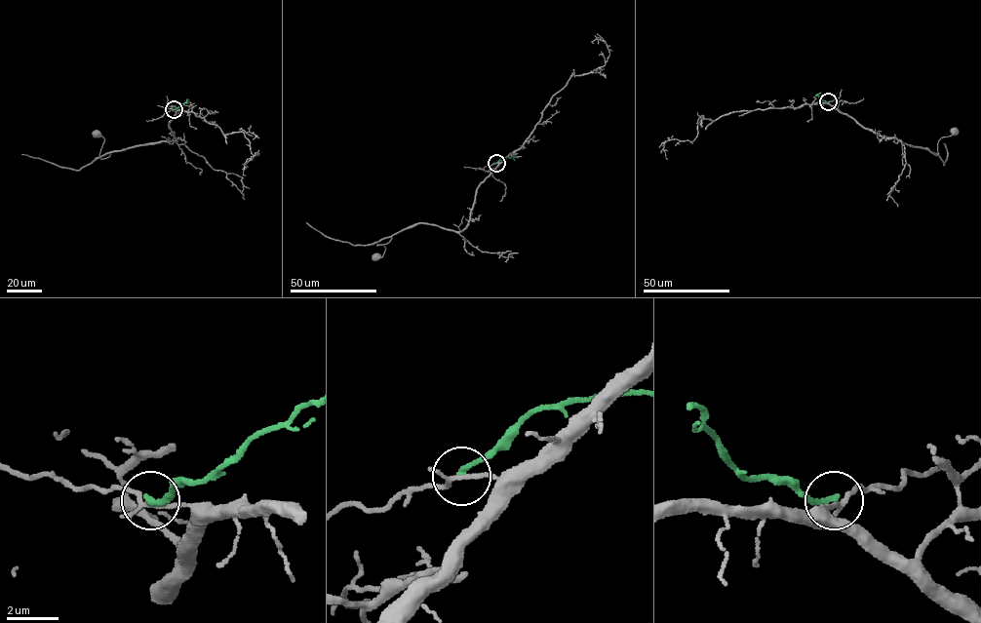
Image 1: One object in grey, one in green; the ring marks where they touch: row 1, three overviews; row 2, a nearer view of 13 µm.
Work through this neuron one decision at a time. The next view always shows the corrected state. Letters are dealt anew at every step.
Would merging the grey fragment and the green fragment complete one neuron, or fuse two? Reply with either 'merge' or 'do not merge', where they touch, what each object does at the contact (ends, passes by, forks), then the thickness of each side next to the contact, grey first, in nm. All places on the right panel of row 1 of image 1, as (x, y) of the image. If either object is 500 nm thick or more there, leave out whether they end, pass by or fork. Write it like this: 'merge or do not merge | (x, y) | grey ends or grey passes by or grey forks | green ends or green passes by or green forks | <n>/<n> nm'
do not merge | (828, 101) | grey forks | green ends | 150/240 nm

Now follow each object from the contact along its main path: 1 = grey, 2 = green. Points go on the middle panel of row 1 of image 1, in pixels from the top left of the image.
1: (495, 163), (478, 187), (464, 228), (409, 226), (376, 245), (385, 249), (376, 257)
2: (496, 163), (504, 158), (514, 157), (515, 160)

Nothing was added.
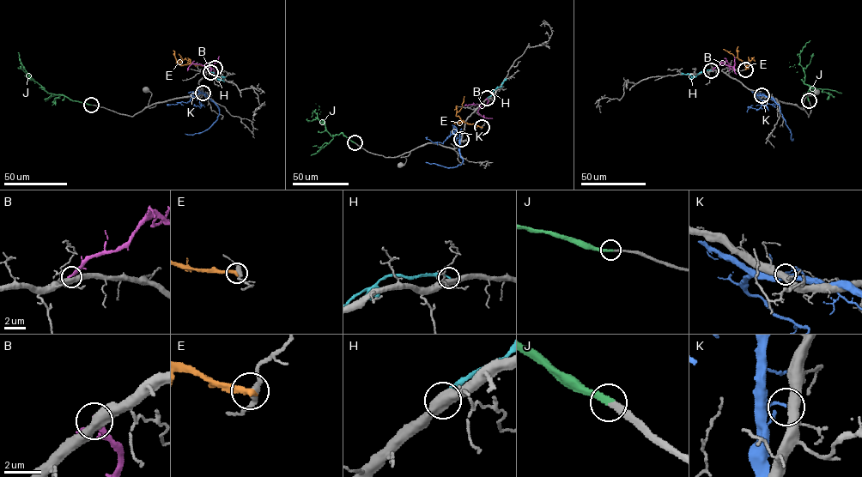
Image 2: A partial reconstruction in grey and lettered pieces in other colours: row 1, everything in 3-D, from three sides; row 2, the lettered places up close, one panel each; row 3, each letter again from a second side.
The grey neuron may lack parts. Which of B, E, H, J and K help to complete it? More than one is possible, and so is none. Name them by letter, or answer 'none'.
J

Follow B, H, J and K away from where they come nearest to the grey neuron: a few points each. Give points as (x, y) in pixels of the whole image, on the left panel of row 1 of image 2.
B: (209, 72), (210, 67), (207, 64), (203, 66), (212, 65), (219, 56)
H: (210, 72), (217, 79), (222, 80), (224, 76)
J: (91, 105), (48, 93), (23, 68), (18, 52)
K: (203, 93), (217, 105), (218, 116), (204, 130), (185, 134)

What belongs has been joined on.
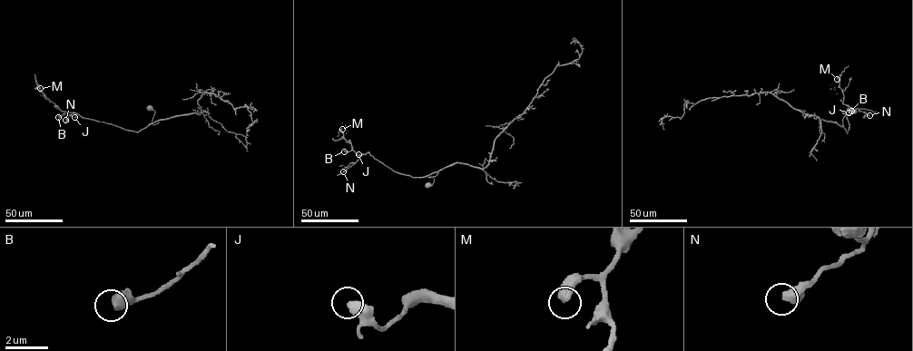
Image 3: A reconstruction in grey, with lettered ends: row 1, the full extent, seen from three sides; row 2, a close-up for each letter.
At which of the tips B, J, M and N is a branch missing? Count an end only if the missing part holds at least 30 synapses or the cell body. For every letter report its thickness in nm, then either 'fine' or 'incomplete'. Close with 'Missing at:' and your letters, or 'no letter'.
B: 600 nm thick; fine
J: 360 nm thick; fine
M: 480 nm thick; fine
N: 600 nm thick; fine
Missing at: no letter

